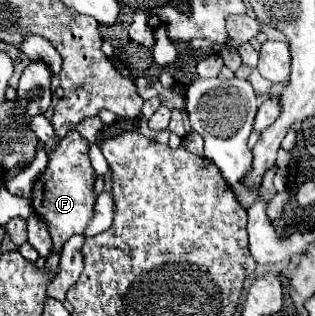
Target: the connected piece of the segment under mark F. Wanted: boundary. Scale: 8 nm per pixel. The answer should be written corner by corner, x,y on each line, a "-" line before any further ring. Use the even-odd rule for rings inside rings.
69,131
69,135
61,139
59,147
55,151
49,151
47,171
39,177
33,189
33,209
49,227
53,239
53,251
59,253
63,243
71,235
83,233
85,225
91,221
95,205
93,183
95,183
95,171
89,163
89,143
77,131

